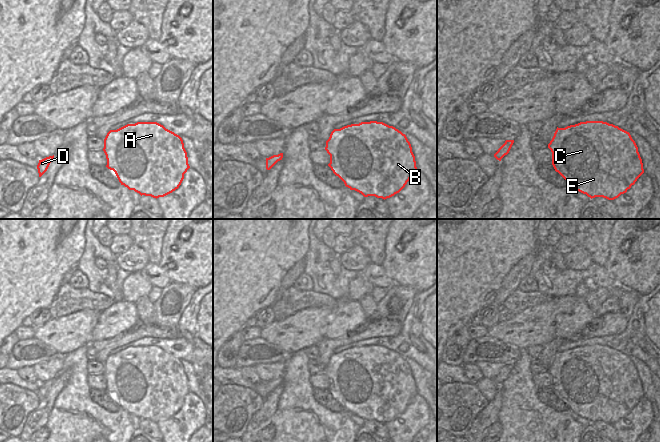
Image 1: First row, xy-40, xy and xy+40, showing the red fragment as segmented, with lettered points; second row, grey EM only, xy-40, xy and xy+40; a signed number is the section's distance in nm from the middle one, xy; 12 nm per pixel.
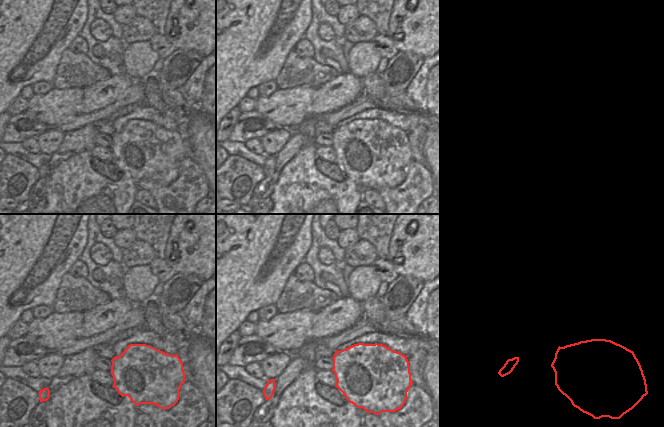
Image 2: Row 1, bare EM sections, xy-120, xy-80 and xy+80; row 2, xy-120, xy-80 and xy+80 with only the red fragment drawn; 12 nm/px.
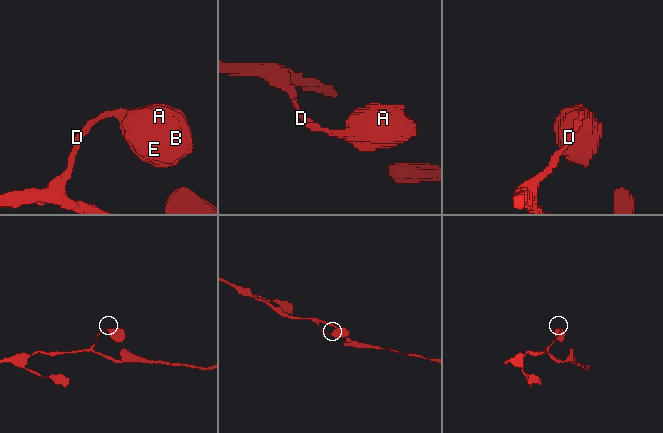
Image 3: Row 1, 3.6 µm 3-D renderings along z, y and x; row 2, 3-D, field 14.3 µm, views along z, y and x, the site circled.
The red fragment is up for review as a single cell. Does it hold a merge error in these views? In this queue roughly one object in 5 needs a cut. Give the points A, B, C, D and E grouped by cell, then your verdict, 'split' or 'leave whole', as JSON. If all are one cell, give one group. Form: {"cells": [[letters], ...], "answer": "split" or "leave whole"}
{"cells": [["A", "B", "C", "D", "E"]], "answer": "leave whole"}

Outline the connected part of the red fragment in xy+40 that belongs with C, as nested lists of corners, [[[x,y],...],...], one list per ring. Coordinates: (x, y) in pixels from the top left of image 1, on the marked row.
[[[586,121],[556,129],[548,148],[552,152],[552,165],[575,190],[588,197],[614,200],[627,192],[644,173],[638,147],[629,132],[603,121]]]

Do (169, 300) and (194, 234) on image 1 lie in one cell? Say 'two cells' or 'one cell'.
two cells

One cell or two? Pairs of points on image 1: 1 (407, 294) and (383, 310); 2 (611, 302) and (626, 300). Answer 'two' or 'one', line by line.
1: one
2: one

